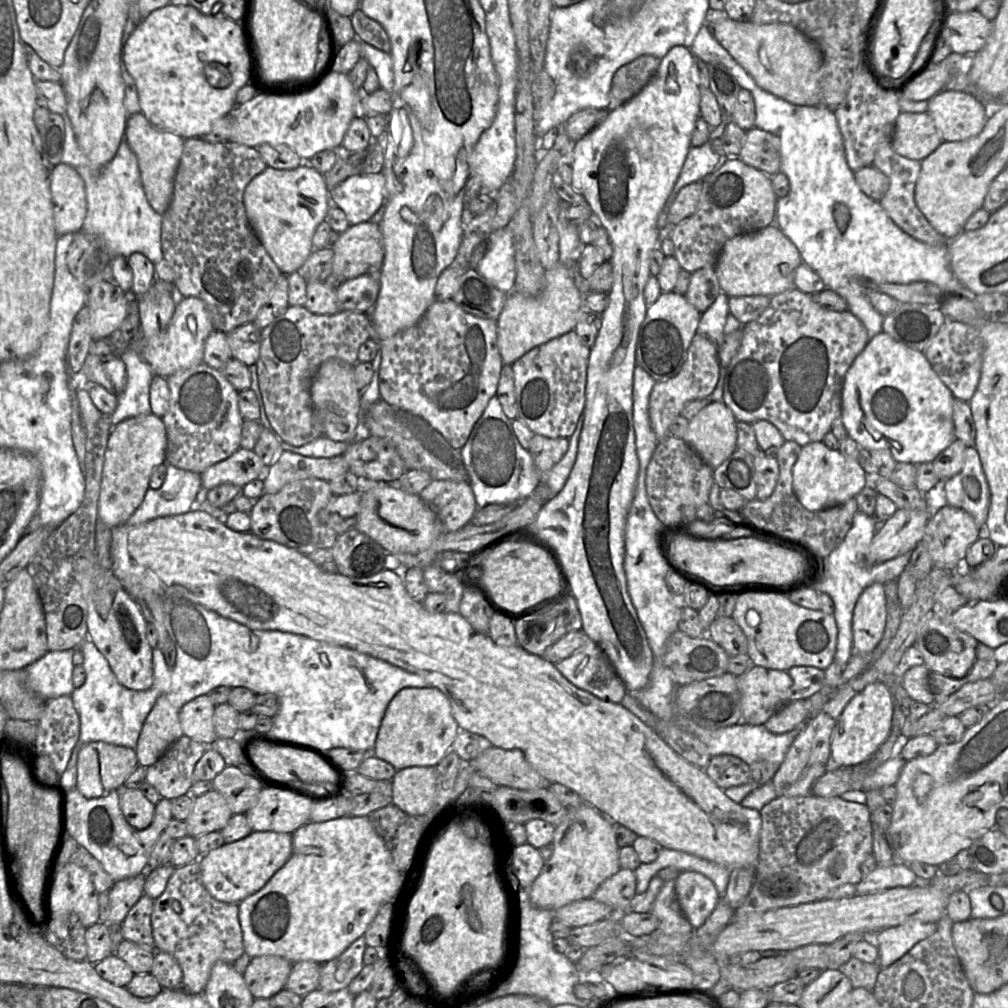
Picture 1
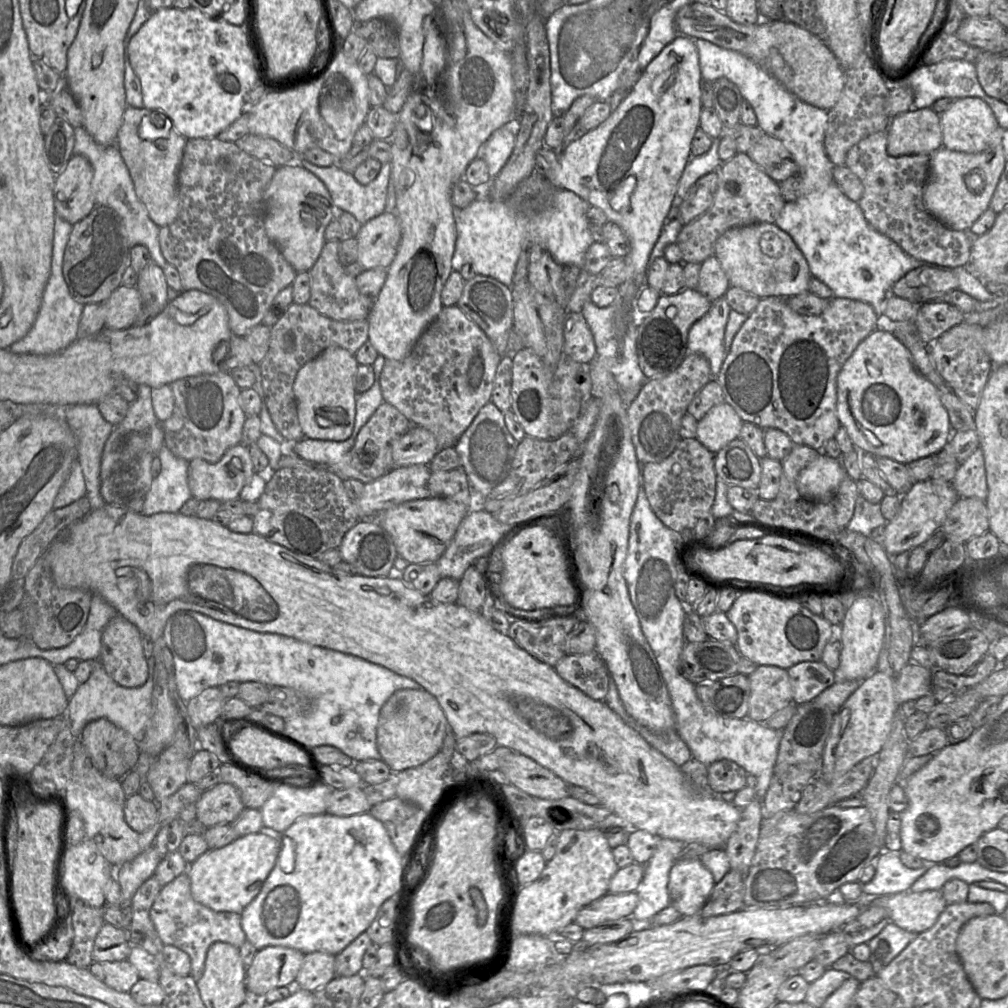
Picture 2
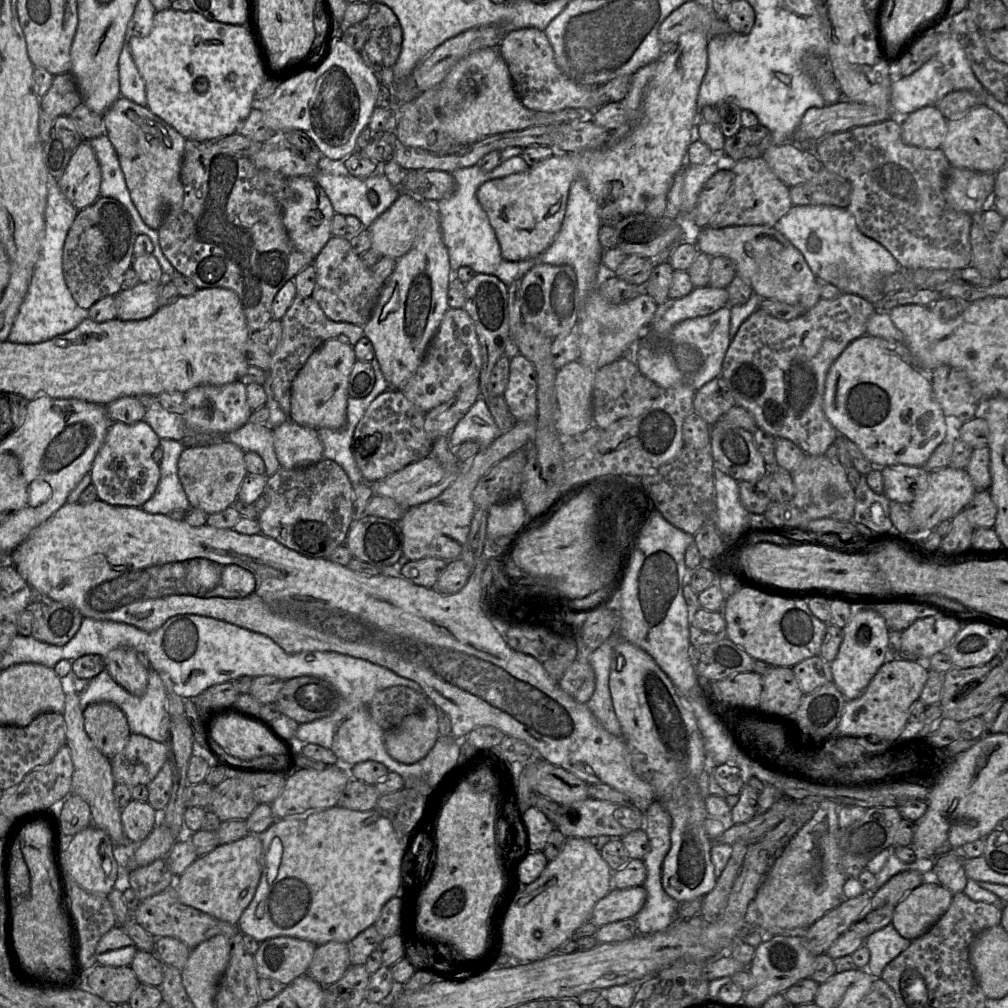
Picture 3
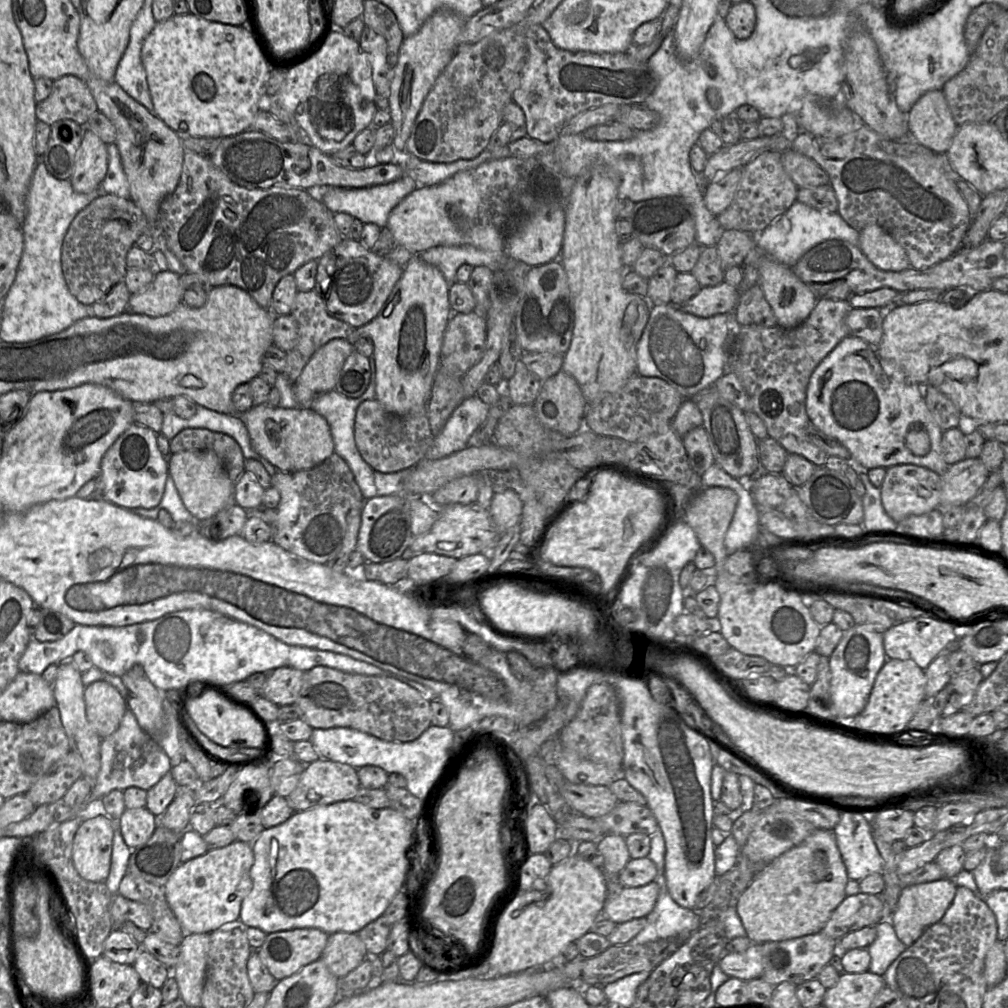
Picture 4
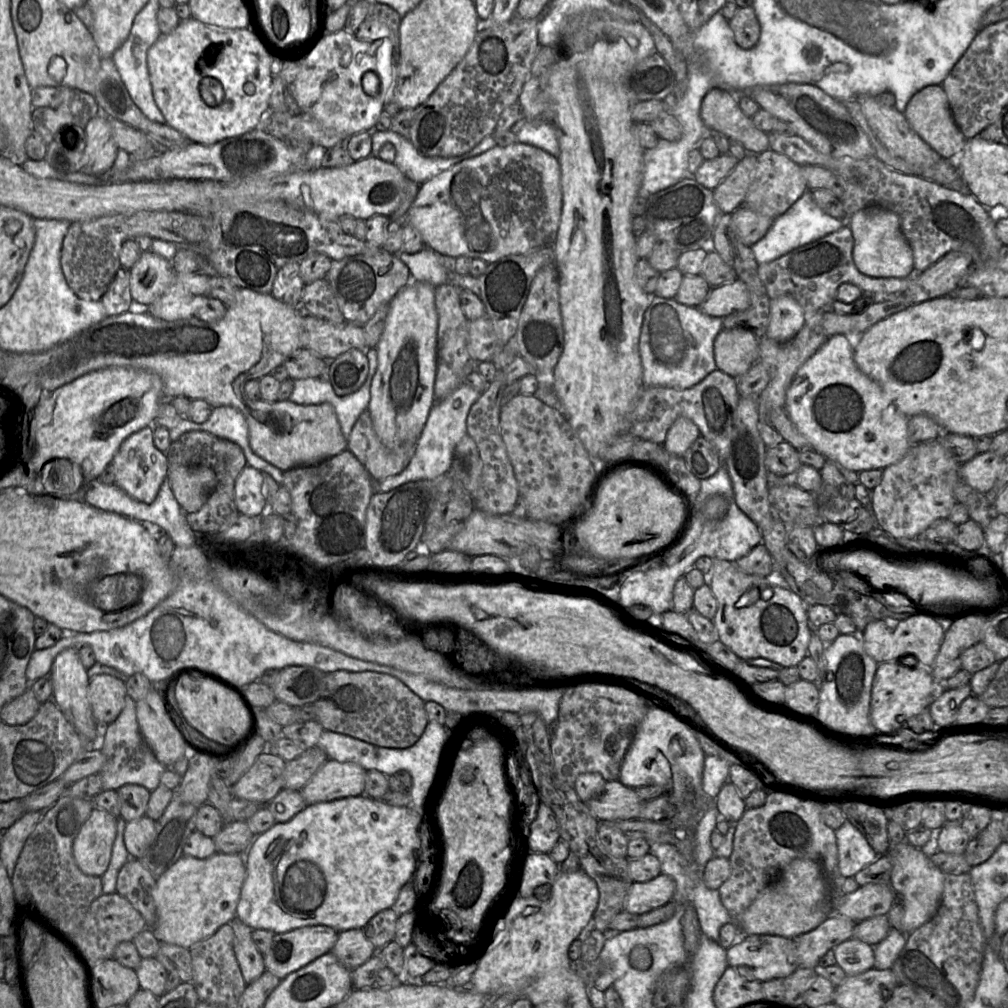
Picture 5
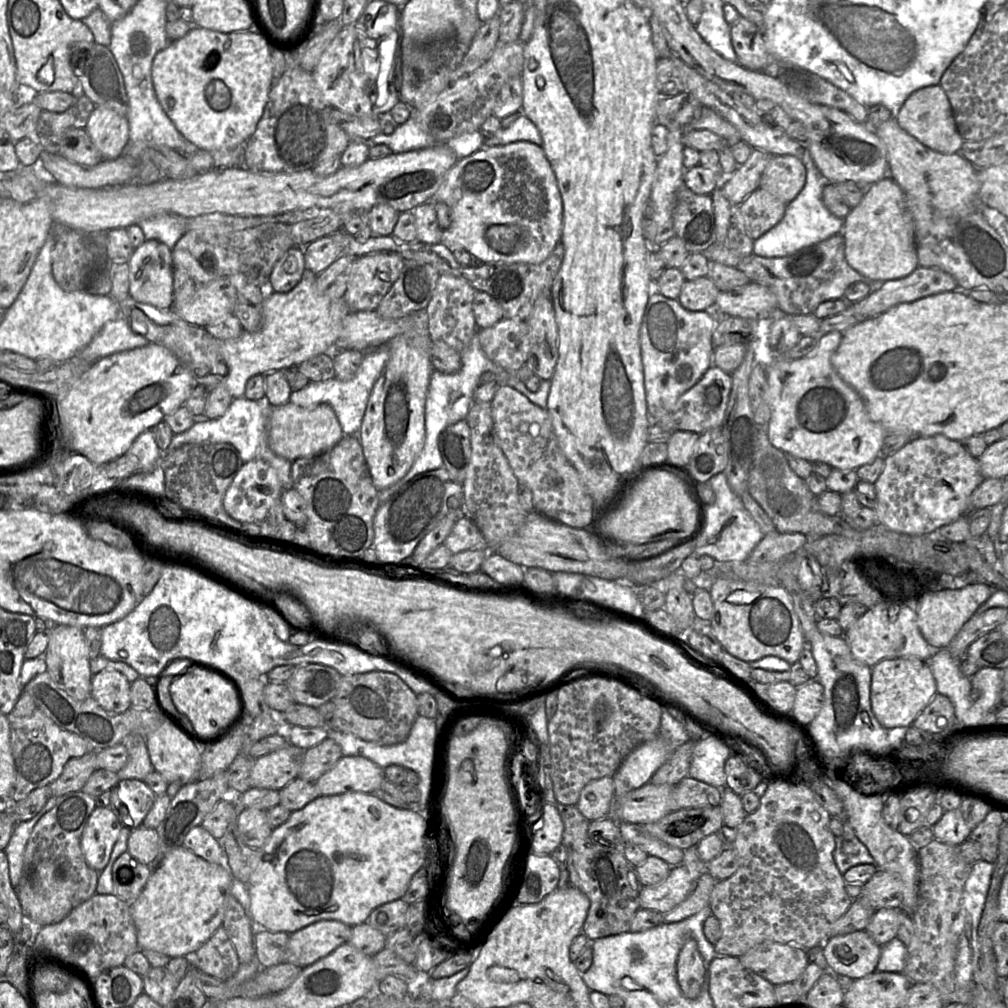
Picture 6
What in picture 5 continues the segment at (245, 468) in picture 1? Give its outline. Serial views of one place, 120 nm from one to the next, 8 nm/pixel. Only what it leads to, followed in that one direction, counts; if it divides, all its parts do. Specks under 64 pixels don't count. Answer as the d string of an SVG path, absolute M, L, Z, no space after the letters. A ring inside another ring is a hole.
M207 466L169 467L172 492L186 513L198 511L217 484L214 470Z

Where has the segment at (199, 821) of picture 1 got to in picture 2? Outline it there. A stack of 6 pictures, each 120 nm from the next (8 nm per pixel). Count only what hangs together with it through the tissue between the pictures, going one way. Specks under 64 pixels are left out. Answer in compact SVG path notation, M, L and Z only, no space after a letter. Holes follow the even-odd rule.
M219 783L202 792L195 805L196 819L207 828L232 824L245 809L239 791L228 783Z

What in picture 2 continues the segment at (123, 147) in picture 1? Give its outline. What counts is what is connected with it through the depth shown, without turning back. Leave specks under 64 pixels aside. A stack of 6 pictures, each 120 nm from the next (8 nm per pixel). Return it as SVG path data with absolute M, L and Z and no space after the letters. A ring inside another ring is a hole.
M75 127L74 132L74 154L85 156L93 167L92 186L96 204L108 206L115 211L120 222L121 234L130 249L139 244L146 246L152 261L163 269L168 262L160 249L160 227L151 220L145 205L137 197L129 169L118 147L98 144L84 127Z

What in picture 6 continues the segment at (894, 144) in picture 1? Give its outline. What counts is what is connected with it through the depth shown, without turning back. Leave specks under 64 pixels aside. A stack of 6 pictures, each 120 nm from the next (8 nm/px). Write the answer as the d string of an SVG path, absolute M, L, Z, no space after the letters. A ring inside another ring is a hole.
M940 85L924 87L912 93L901 107L896 121L923 145L942 154L958 153L964 142L957 130L949 99Z

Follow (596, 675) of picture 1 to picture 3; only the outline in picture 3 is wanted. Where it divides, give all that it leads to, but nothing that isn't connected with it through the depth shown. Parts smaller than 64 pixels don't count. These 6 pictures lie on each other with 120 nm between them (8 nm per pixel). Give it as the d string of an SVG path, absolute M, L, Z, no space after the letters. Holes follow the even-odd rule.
M587 657L577 658L559 681L560 688L581 704L586 704L595 689L595 674Z

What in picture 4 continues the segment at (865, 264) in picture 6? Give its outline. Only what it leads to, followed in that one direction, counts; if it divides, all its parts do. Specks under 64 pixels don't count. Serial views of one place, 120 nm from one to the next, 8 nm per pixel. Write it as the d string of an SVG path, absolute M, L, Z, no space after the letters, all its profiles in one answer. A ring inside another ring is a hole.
M870 225L859 234L860 250L878 269L899 272L910 268L909 258L904 248L883 228Z

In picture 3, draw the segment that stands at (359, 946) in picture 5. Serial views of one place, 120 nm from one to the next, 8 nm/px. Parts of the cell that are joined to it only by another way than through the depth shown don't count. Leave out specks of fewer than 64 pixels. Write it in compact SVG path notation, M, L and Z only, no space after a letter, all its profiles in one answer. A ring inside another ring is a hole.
M330 941L317 945L307 975L322 986L340 980L351 967L348 943Z

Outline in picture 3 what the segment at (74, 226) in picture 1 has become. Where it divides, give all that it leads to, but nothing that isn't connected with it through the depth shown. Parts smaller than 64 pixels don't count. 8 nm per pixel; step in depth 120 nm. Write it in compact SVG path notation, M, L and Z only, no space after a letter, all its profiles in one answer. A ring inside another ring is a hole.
M83 138L57 181L65 197L80 211L100 197L101 178L100 164L90 140Z

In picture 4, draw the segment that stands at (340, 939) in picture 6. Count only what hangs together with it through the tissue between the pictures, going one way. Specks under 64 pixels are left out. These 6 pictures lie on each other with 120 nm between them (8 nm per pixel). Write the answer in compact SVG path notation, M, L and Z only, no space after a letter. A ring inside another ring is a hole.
M296 928L267 934L263 945L257 950L263 964L269 972L279 981L298 972L304 966L321 958L327 944L329 934L318 928Z

